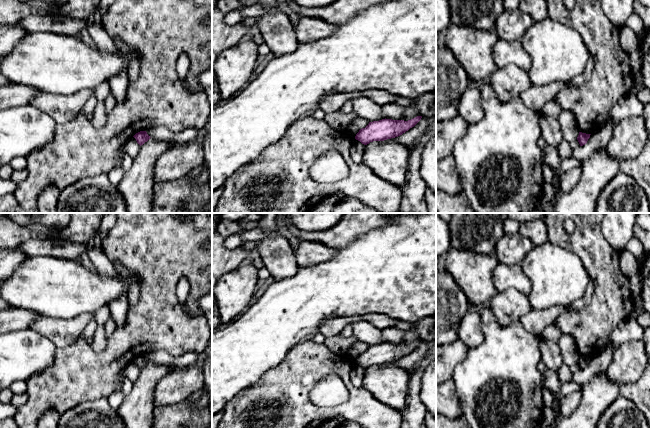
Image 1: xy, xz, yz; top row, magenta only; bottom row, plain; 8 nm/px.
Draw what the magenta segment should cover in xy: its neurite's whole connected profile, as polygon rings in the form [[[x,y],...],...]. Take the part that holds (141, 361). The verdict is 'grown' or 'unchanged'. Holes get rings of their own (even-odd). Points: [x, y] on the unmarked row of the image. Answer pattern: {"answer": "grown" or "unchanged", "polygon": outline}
{"answer": "unchanged", "polygon": [[[140,355],[133,360],[137,367],[141,370],[147,366],[151,361],[147,358],[146,355]]]}

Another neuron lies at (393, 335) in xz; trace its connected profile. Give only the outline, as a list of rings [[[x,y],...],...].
[[[388,327],[381,330],[381,337],[384,342],[399,344],[403,338],[404,331],[396,327]]]

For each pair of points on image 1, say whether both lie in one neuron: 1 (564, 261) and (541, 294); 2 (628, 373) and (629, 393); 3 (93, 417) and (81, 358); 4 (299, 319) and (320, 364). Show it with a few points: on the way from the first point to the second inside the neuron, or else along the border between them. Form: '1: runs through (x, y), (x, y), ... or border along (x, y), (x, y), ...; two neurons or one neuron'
1: runs through (558, 269), (557, 278), (549, 286); one neuron
2: border along (639, 377), (635, 381), (621, 382), (619, 384); two neurons
3: border along (106, 397), (85, 400), (68, 409); two neurons
4: border along (310, 340), (304, 343), (297, 343), (288, 351); two neurons

